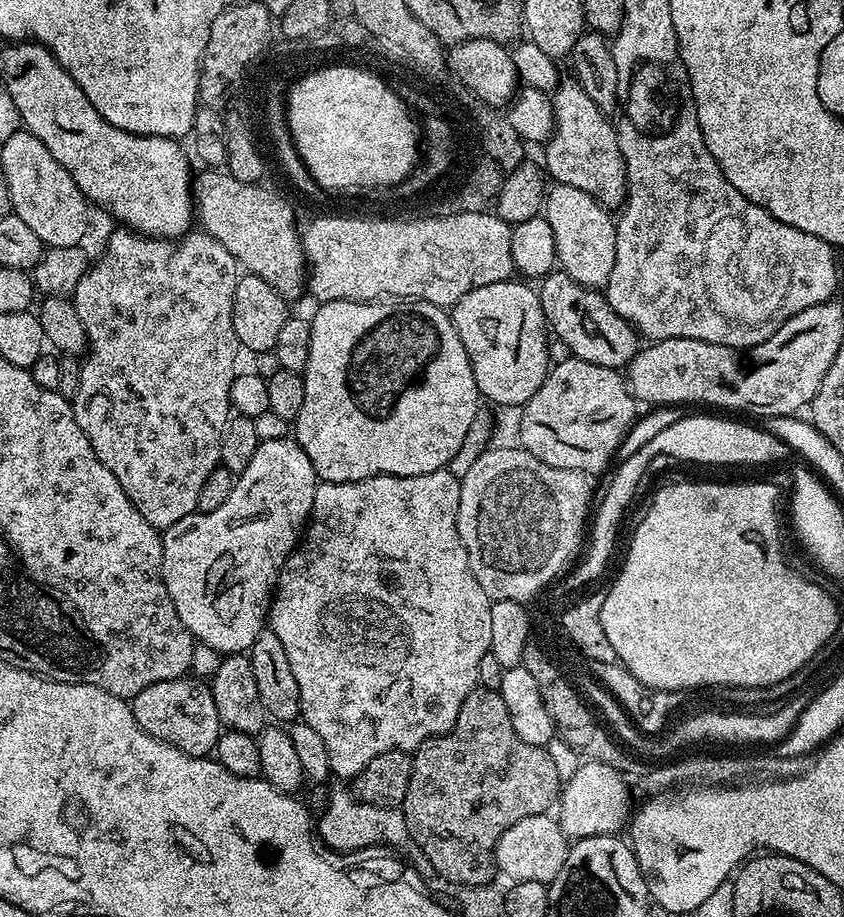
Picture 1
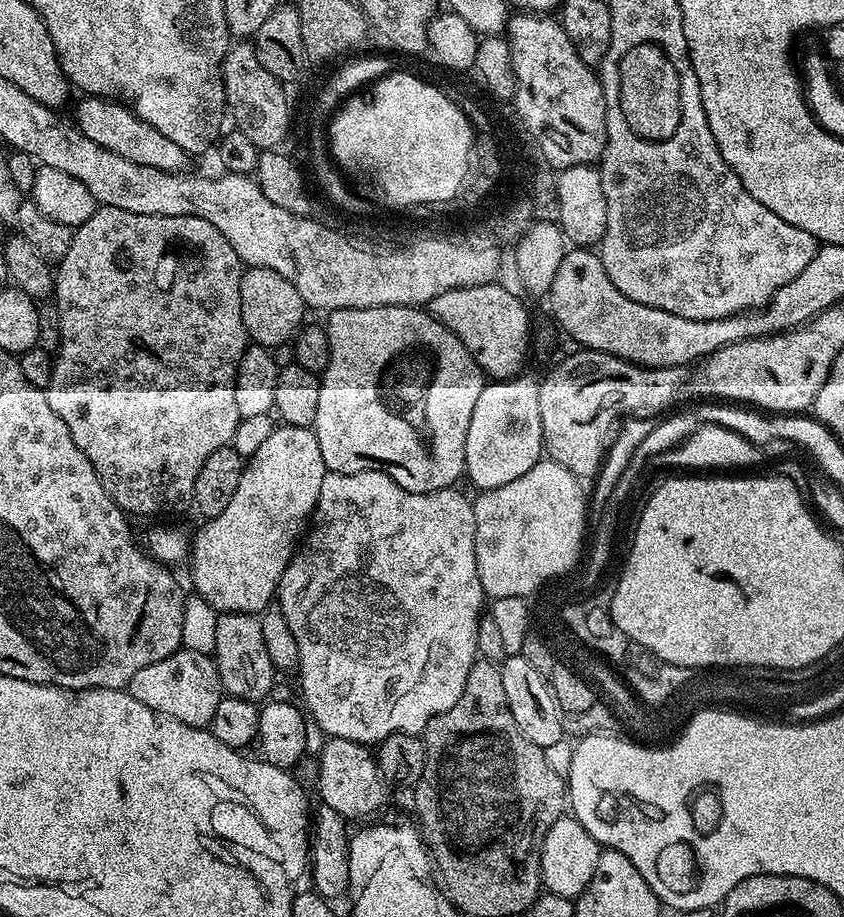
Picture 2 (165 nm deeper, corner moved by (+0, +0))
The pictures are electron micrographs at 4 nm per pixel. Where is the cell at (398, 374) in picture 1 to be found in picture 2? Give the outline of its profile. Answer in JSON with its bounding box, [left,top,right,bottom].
[314,304,486,492]

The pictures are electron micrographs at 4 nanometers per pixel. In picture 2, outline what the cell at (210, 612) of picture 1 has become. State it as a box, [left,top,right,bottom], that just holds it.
[190,426,329,614]

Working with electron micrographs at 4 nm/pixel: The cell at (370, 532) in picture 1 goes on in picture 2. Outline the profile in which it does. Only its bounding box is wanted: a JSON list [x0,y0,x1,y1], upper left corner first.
[278,470,486,746]

